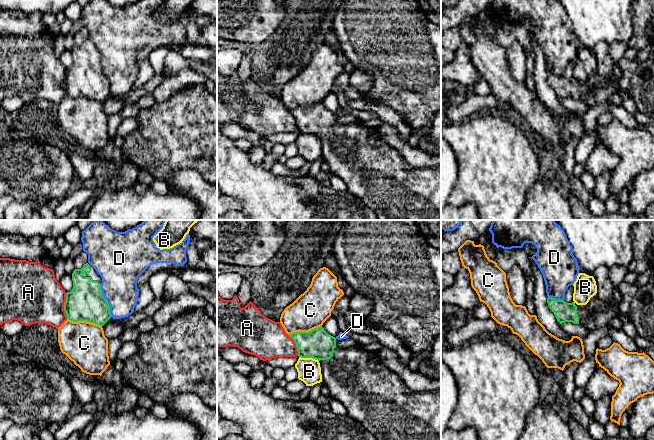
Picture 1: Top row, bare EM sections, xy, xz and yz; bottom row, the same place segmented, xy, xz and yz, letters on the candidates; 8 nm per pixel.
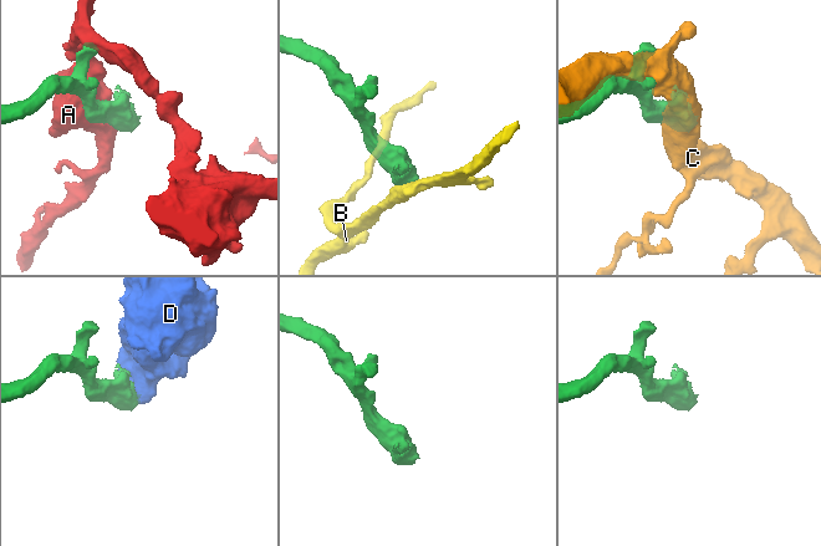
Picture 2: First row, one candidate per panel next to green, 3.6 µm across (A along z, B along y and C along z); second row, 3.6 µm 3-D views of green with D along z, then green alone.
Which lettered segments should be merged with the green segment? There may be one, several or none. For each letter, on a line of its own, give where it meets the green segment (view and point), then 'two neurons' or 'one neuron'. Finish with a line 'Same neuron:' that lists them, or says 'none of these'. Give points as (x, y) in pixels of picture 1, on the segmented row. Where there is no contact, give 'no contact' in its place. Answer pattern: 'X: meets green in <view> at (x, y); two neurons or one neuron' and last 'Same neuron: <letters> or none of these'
A: meets green in xy at (64, 306); two neurons
B: meets green in xz at (309, 357); two neurons
C: meets green in xy at (84, 320); two neurons
D: meets green in xy at (106, 300); two neurons
Same neuron: none of these

